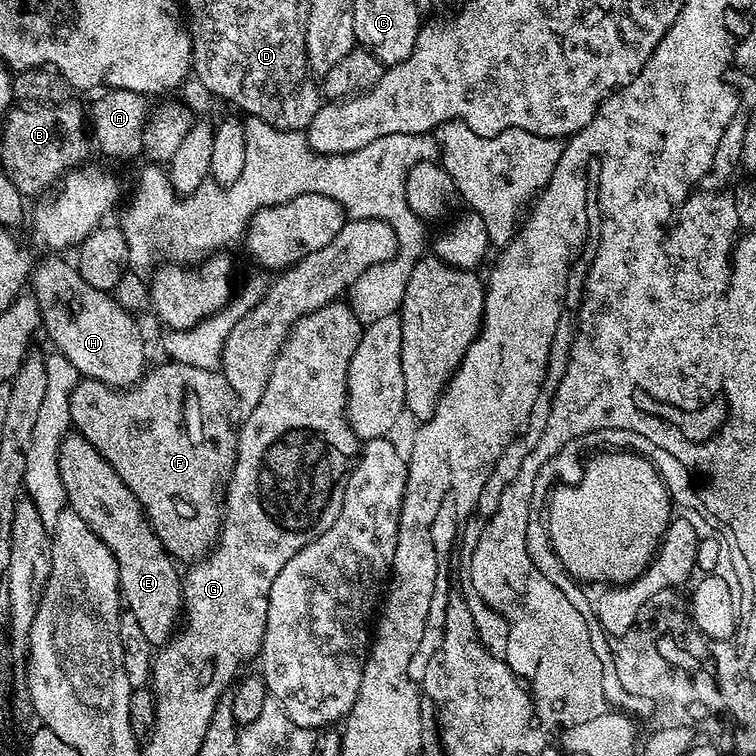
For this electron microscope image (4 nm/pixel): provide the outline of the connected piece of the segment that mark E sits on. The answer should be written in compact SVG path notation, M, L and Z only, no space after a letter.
M69 434L60 443L58 474L62 478L67 507L76 512L78 518L106 542L110 554L114 554L123 607L138 618L142 634L146 634L153 646L167 644L182 620L182 576L179 571L176 573L177 561L162 546L144 507L130 486L118 478L114 466L79 434Z

